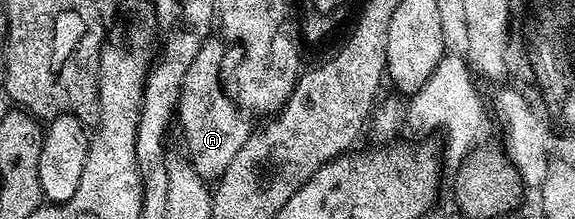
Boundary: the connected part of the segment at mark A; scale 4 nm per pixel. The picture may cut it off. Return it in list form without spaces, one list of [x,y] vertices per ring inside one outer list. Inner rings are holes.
[[[202,42],[202,50],[198,50],[198,58],[190,62],[190,70],[186,70],[186,78],[180,87],[180,102],[176,105],[180,132],[184,135],[184,148],[188,163],[198,170],[205,182],[219,179],[226,168],[234,160],[246,138],[252,131],[243,111],[230,106],[230,102],[222,96],[216,78],[216,66],[220,60],[220,46],[216,42]]]

